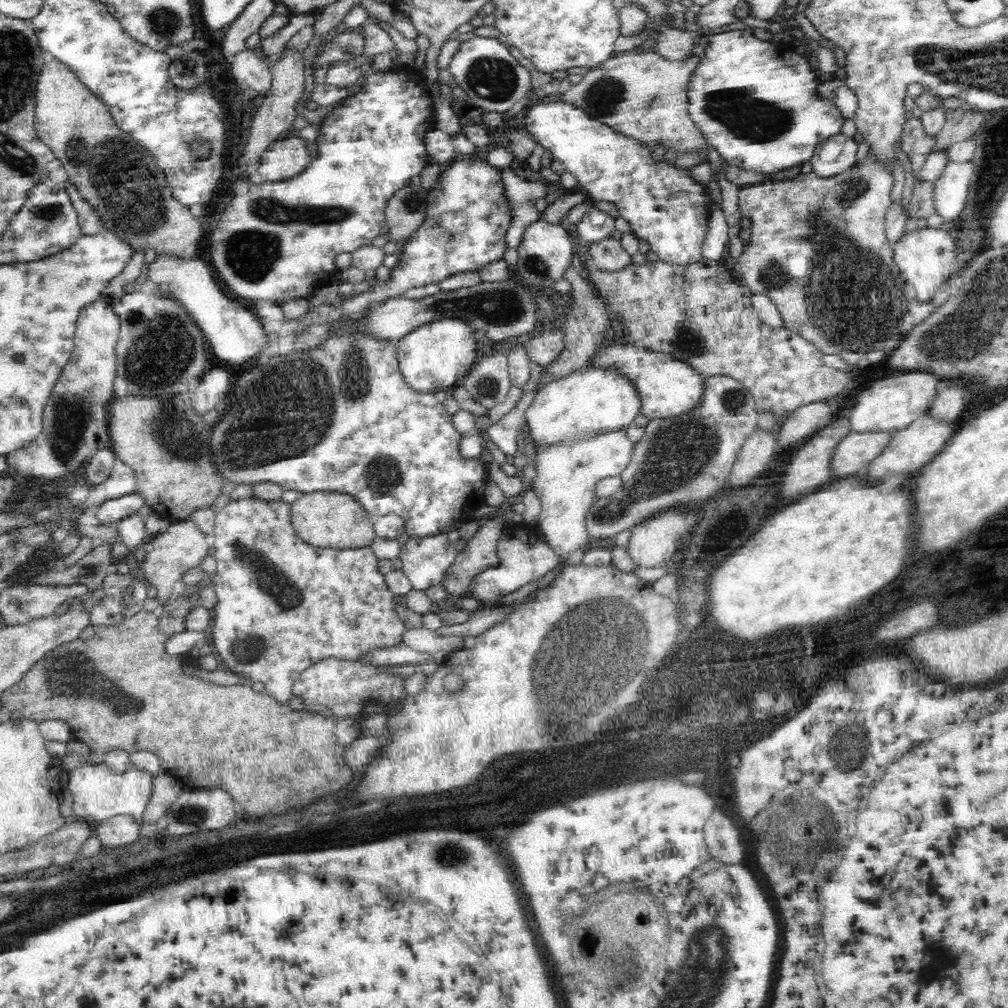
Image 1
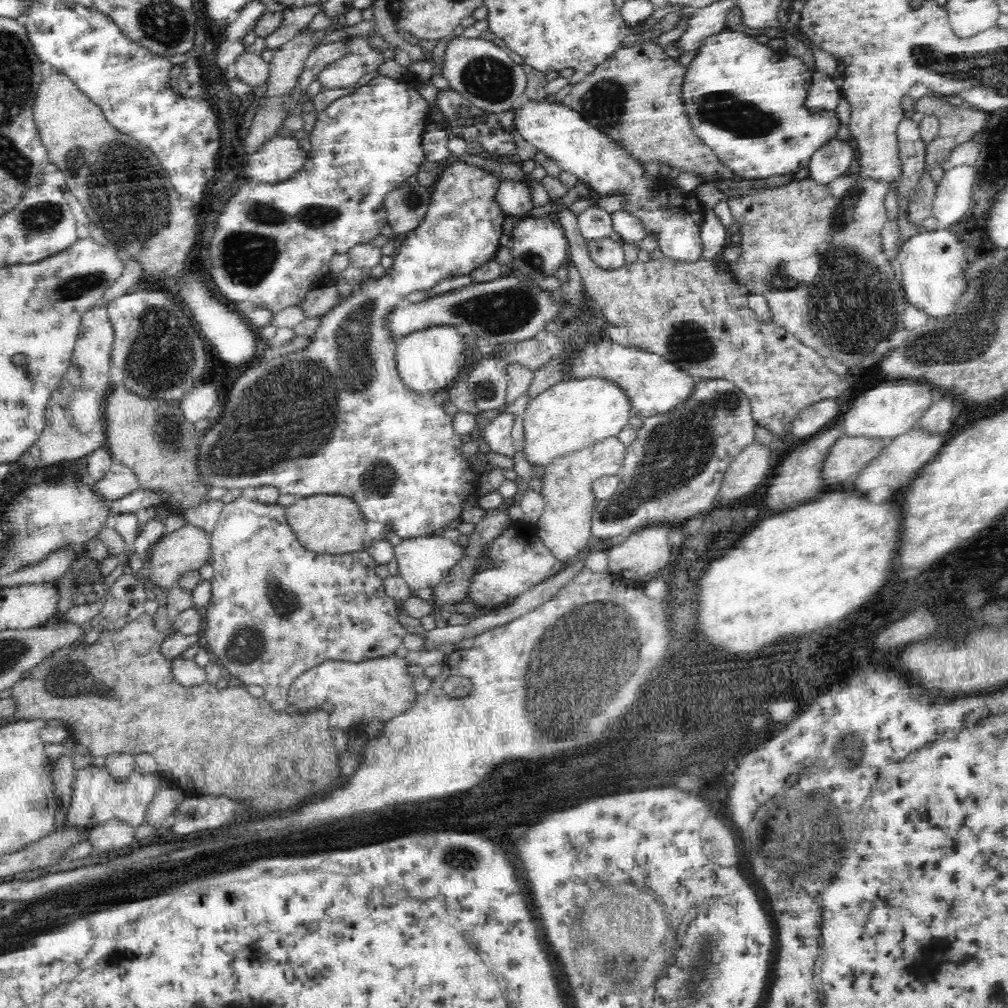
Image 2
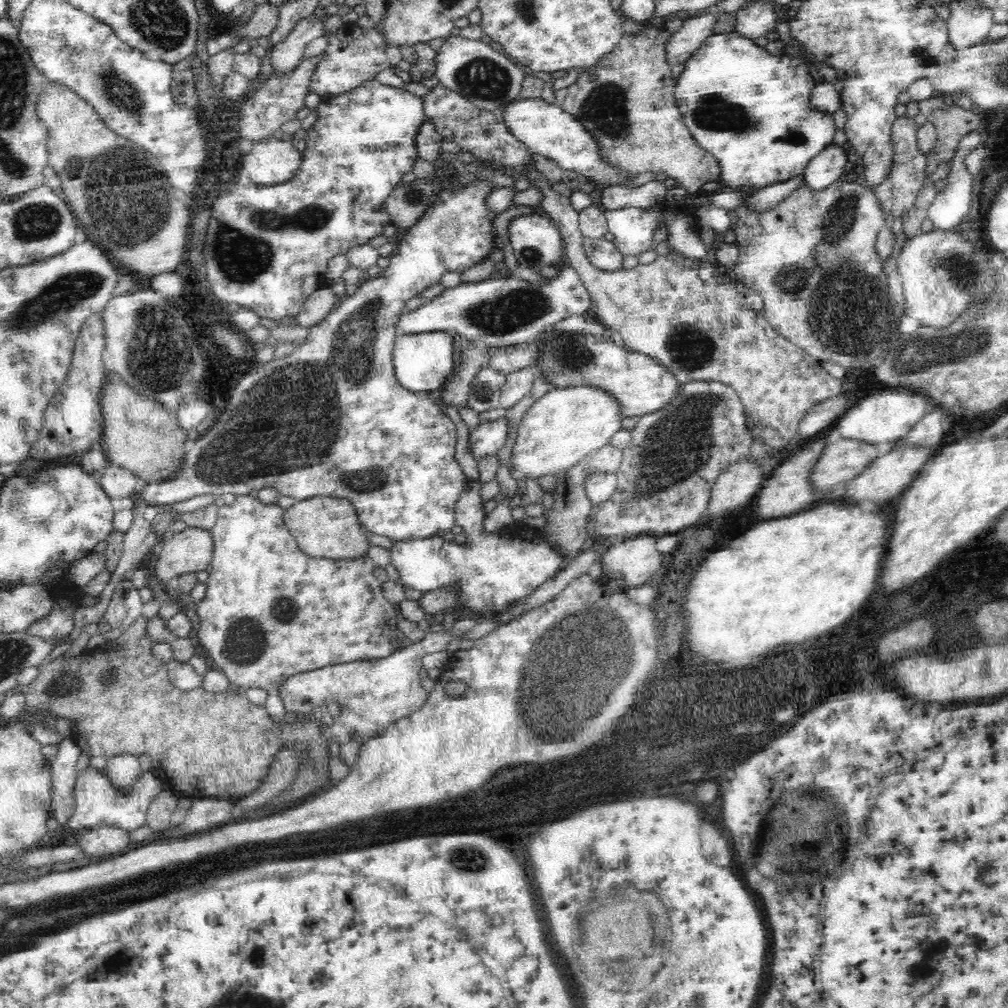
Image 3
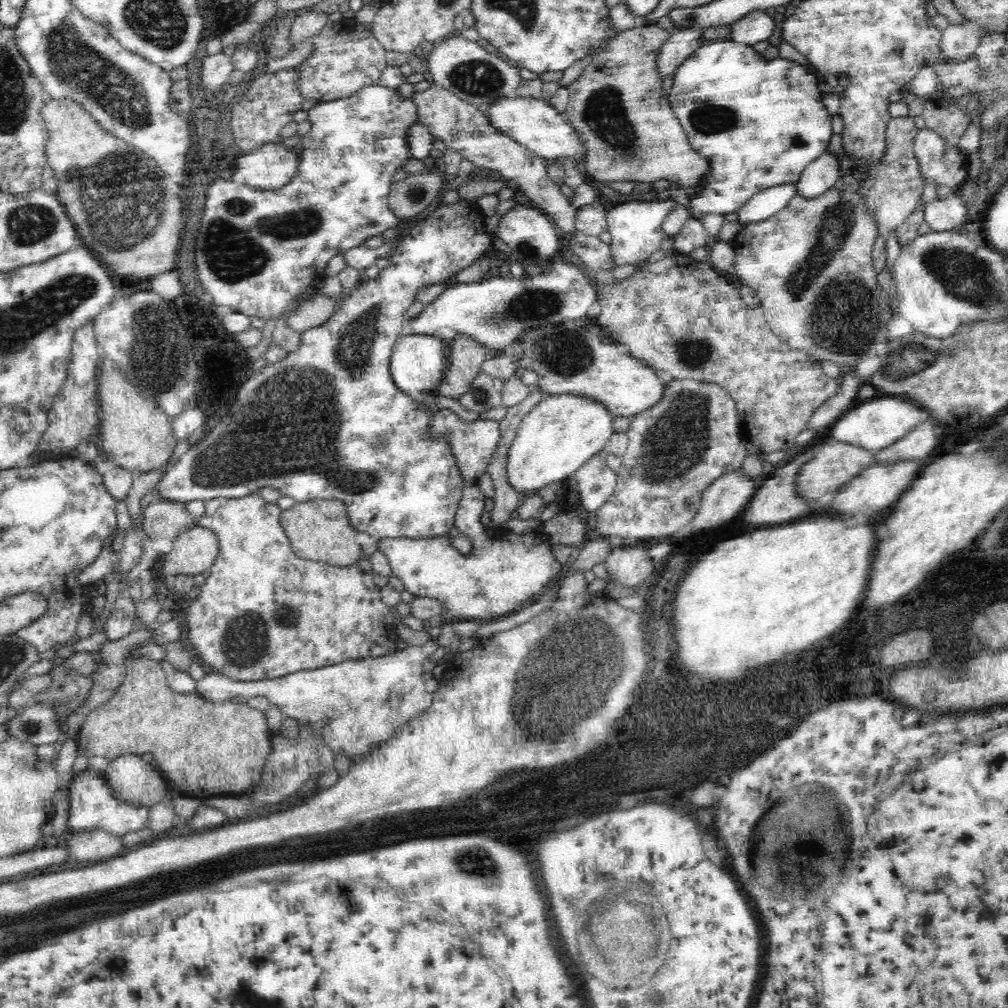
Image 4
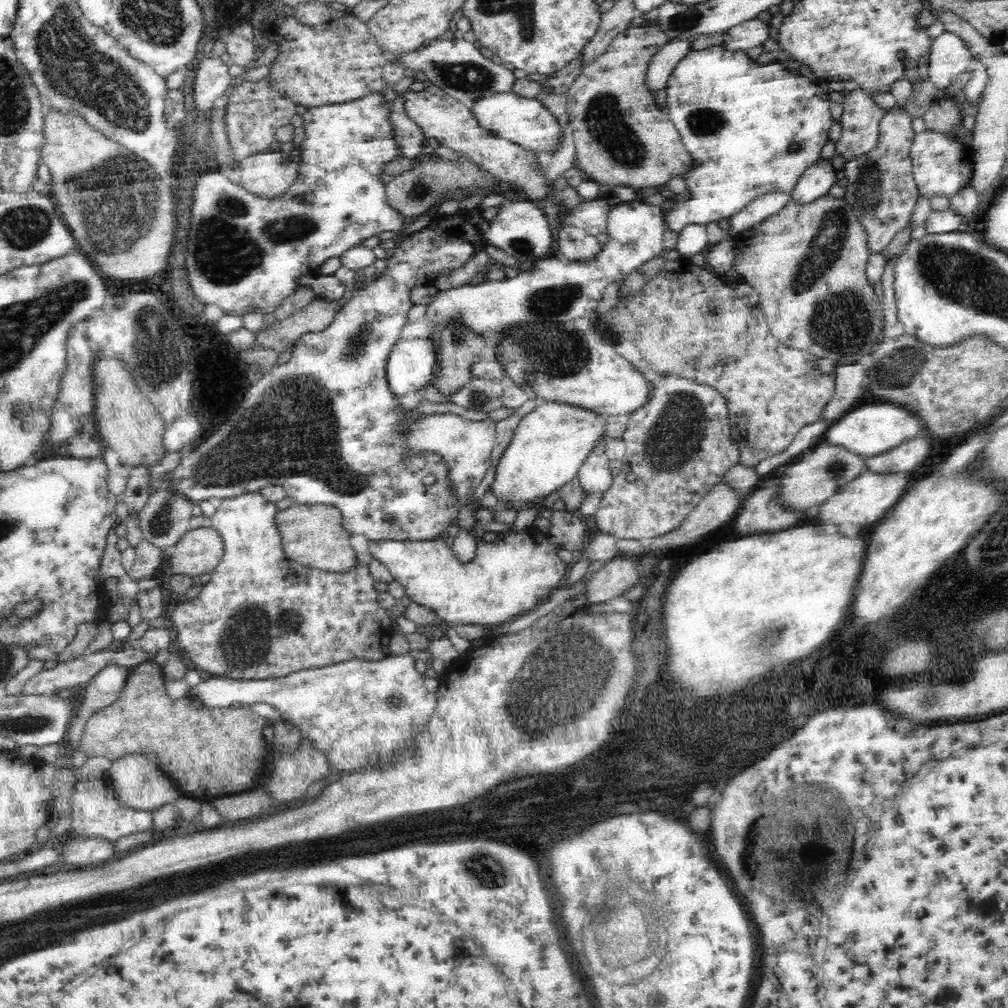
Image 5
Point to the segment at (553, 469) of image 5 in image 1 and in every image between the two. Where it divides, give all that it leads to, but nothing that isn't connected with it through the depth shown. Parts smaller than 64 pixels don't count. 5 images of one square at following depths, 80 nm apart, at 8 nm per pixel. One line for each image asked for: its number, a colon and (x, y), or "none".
1: (592, 399)
2: (573, 413)
3: (564, 425)
4: (555, 438)

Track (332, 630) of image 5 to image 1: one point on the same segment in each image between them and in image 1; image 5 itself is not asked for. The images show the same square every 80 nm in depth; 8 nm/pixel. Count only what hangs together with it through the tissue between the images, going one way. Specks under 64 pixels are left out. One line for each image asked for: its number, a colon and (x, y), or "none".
1: (283, 605)
2: (277, 609)
3: (269, 612)
4: (264, 612)

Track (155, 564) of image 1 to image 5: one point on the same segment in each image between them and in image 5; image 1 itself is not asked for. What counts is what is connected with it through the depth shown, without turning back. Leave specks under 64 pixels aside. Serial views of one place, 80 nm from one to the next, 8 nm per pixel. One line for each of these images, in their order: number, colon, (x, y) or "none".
2: (188, 548)
3: (191, 550)
4: (195, 550)
5: (199, 551)

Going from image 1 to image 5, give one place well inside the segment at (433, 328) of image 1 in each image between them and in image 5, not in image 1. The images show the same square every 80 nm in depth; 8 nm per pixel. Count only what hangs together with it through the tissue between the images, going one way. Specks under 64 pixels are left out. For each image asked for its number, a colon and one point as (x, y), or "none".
2: (430, 360)
3: (423, 362)
4: (418, 362)
5: (411, 364)

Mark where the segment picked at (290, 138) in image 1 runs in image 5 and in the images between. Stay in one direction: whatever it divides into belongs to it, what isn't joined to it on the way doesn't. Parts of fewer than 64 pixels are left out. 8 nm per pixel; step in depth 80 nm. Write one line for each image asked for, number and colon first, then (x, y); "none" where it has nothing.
2: (280, 158)
3: (272, 160)
4: (271, 165)
5: (270, 173)

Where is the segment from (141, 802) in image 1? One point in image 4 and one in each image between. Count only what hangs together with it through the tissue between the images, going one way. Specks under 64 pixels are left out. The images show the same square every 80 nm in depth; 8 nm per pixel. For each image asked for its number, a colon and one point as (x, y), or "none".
2: (97, 797)
3: (96, 803)
4: (92, 805)

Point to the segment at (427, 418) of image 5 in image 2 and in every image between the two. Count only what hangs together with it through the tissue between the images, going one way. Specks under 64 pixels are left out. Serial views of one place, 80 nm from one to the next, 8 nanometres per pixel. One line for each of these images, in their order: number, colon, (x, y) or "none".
2: (496, 434)
3: (486, 439)
4: (472, 443)

